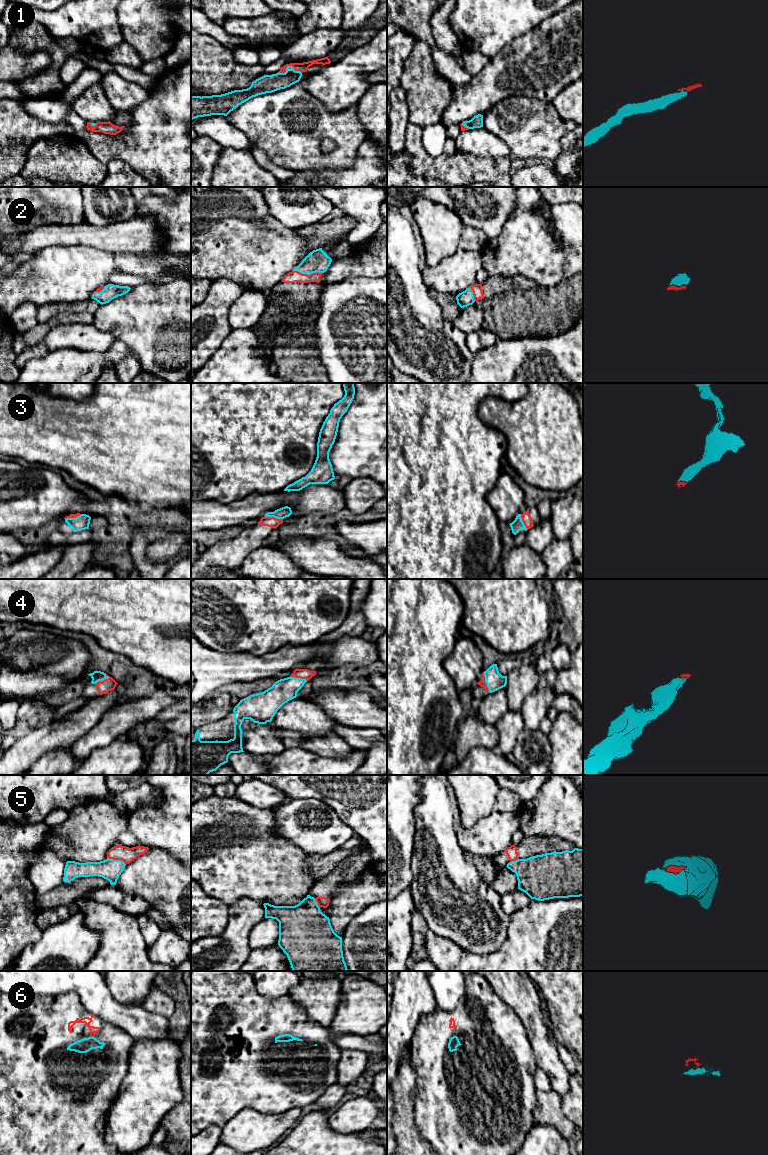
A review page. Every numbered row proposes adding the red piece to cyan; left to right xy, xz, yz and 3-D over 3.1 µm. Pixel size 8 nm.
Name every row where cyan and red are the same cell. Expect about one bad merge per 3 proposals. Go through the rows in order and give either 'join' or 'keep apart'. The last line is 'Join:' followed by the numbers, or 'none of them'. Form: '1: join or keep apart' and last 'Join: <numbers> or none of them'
1: join
2: join
3: join
4: join
5: keep apart
6: join
Join: 1, 2, 3, 4, 6

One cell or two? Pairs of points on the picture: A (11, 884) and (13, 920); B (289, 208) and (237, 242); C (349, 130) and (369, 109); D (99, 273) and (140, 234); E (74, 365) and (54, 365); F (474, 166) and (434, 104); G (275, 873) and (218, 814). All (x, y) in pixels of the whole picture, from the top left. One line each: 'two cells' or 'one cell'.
A: one cell
B: two cells
C: two cells
D: two cells
E: one cell
F: two cells
G: one cell

